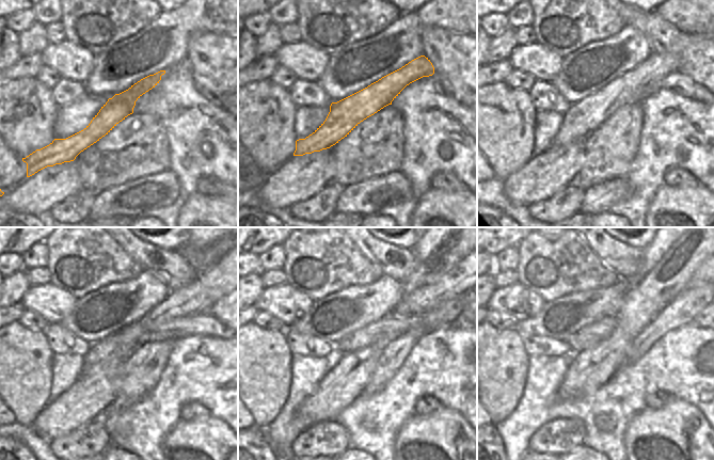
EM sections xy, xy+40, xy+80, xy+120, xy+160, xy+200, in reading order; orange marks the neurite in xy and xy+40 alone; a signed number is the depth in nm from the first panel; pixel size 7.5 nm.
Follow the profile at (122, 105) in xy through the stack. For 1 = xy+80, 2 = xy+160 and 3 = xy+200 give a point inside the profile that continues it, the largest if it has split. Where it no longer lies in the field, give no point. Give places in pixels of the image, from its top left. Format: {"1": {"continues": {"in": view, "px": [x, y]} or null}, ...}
{"1": {"continues": {"in": "xy+80", "px": [586, 115]}}, "2": {"continues": {"in": "xy+160", "px": [455, 283]}}, "3": {"continues": {"in": "xy+200", "px": [694, 281]}}}

